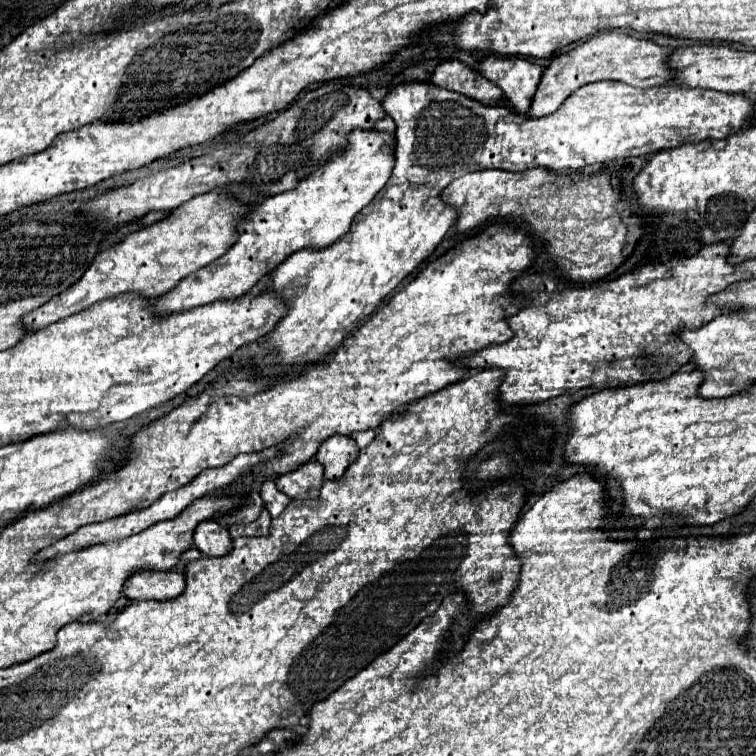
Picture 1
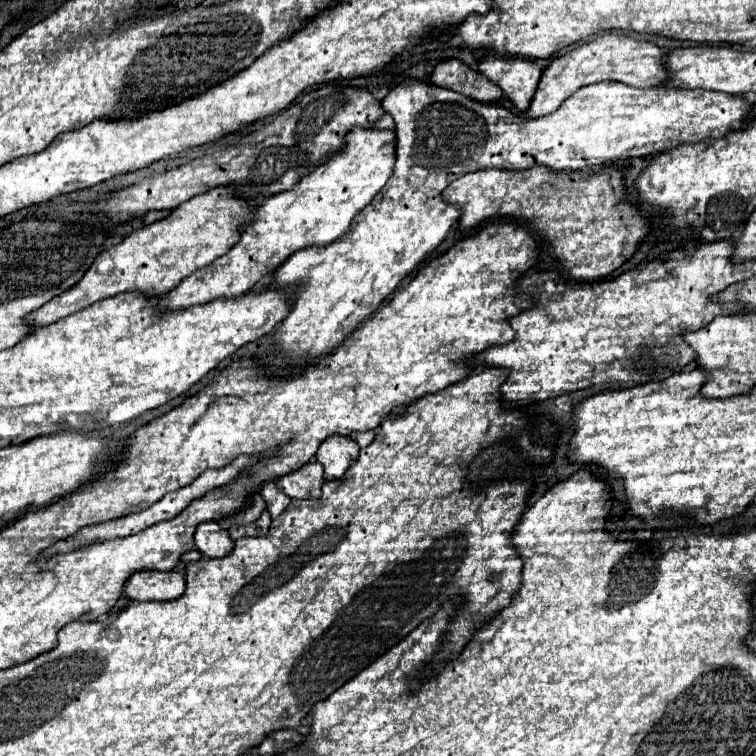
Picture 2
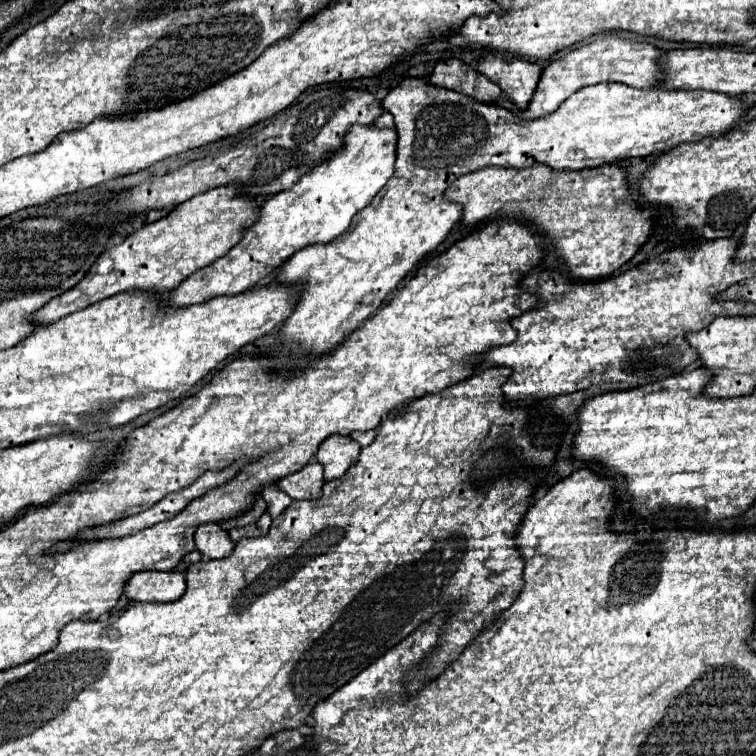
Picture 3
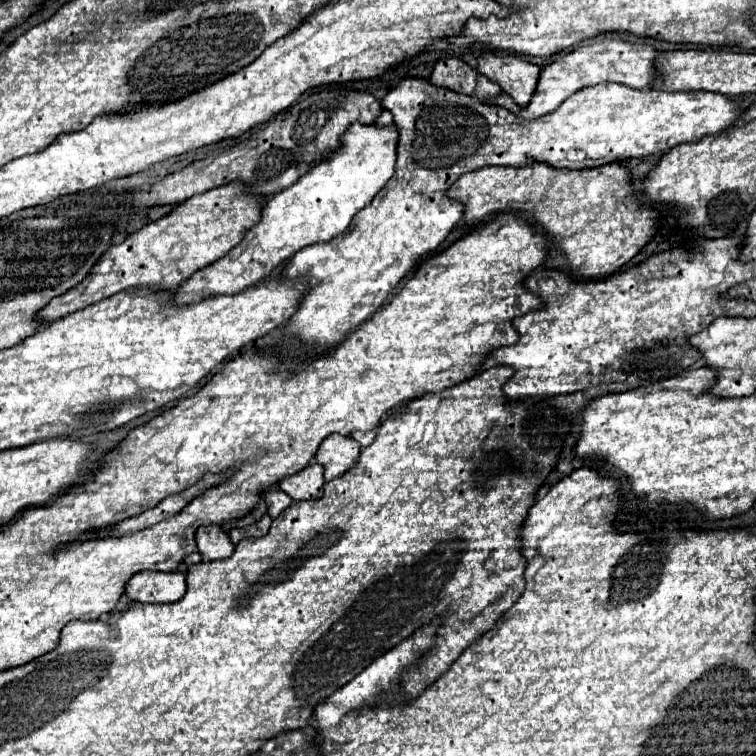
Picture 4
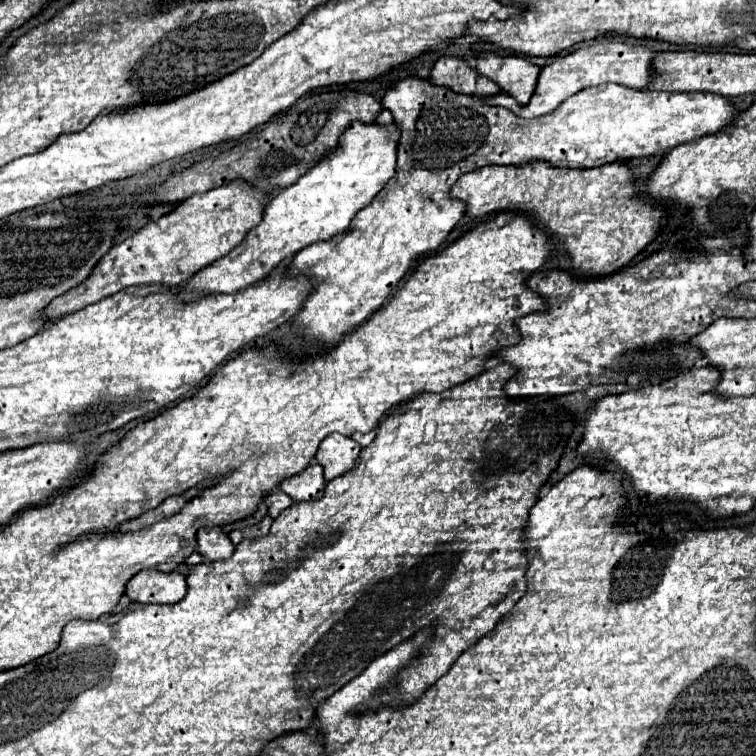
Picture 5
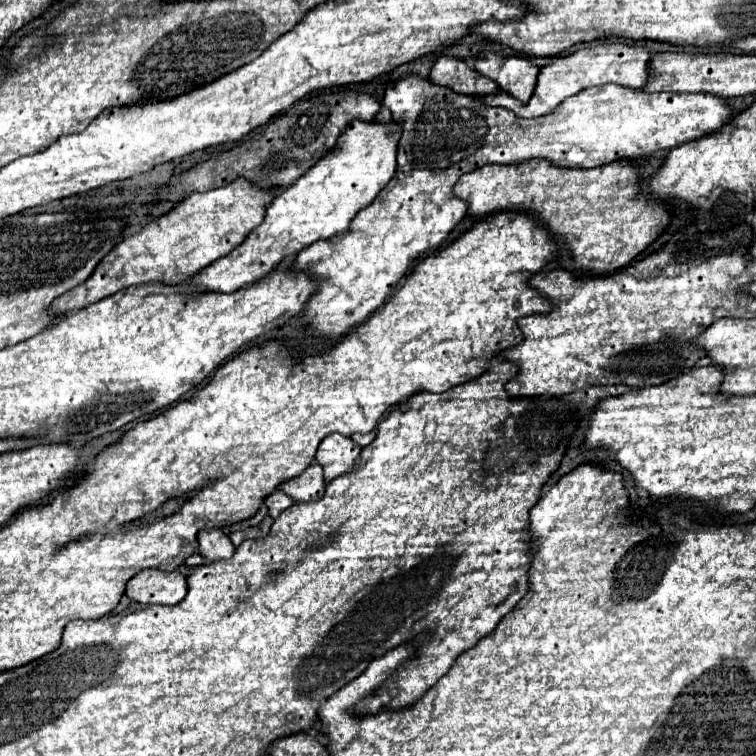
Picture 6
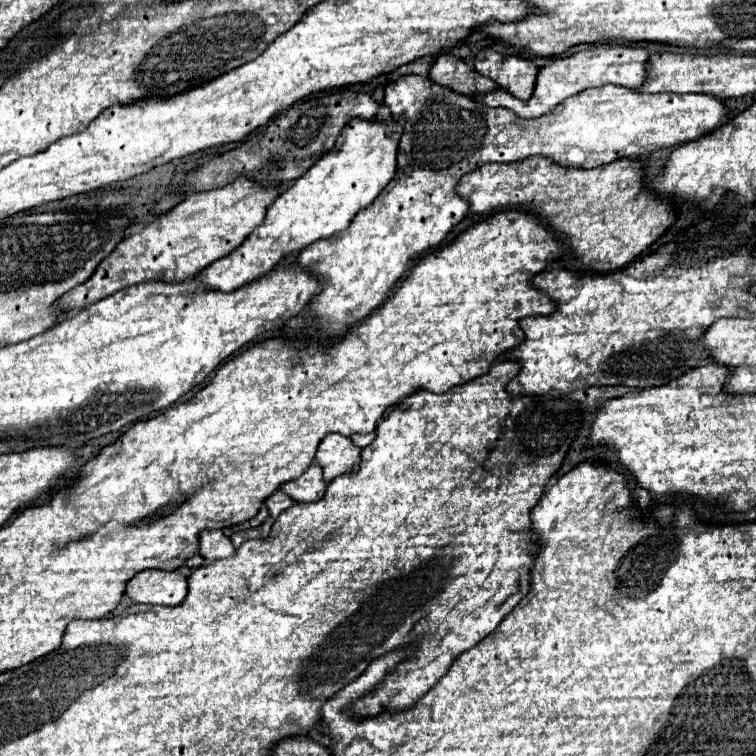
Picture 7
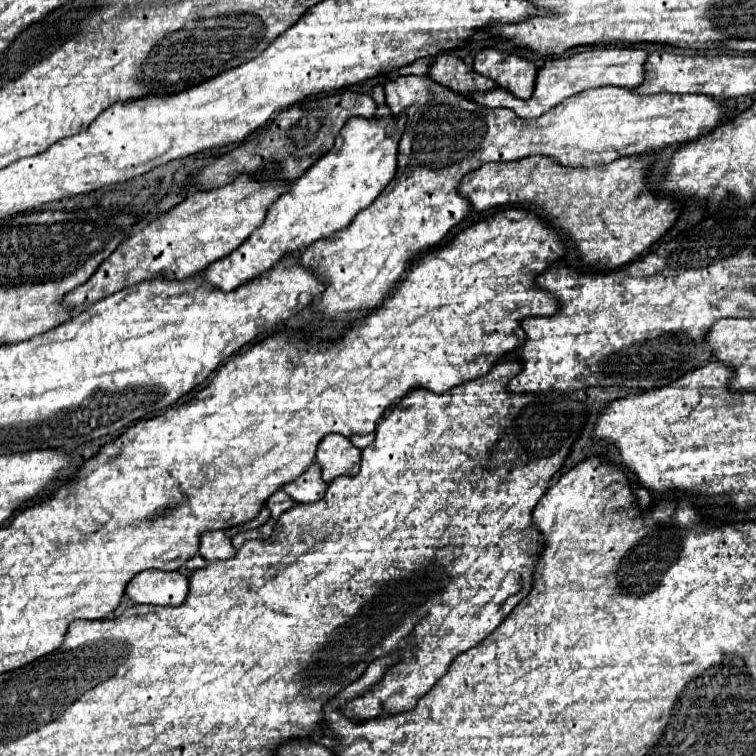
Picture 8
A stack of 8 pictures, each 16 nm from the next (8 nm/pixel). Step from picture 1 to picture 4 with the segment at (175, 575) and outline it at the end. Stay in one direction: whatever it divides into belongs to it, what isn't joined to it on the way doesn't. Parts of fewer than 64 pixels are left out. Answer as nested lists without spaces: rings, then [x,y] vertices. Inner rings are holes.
[[[144,570],[134,574],[126,584],[126,596],[136,602],[176,602],[186,592],[186,578],[182,572]]]

